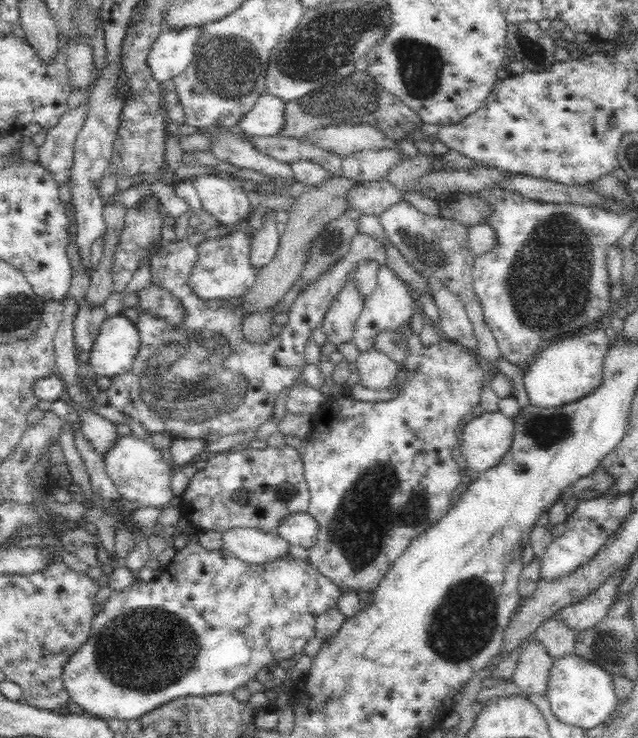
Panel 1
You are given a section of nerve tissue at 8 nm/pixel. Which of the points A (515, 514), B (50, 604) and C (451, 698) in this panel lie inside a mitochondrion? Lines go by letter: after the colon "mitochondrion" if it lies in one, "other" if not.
A: other
B: mitochondrion
C: other

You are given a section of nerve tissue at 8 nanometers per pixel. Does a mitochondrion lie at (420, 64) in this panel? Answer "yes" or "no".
yes

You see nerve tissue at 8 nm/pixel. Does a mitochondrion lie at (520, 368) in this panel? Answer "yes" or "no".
no

